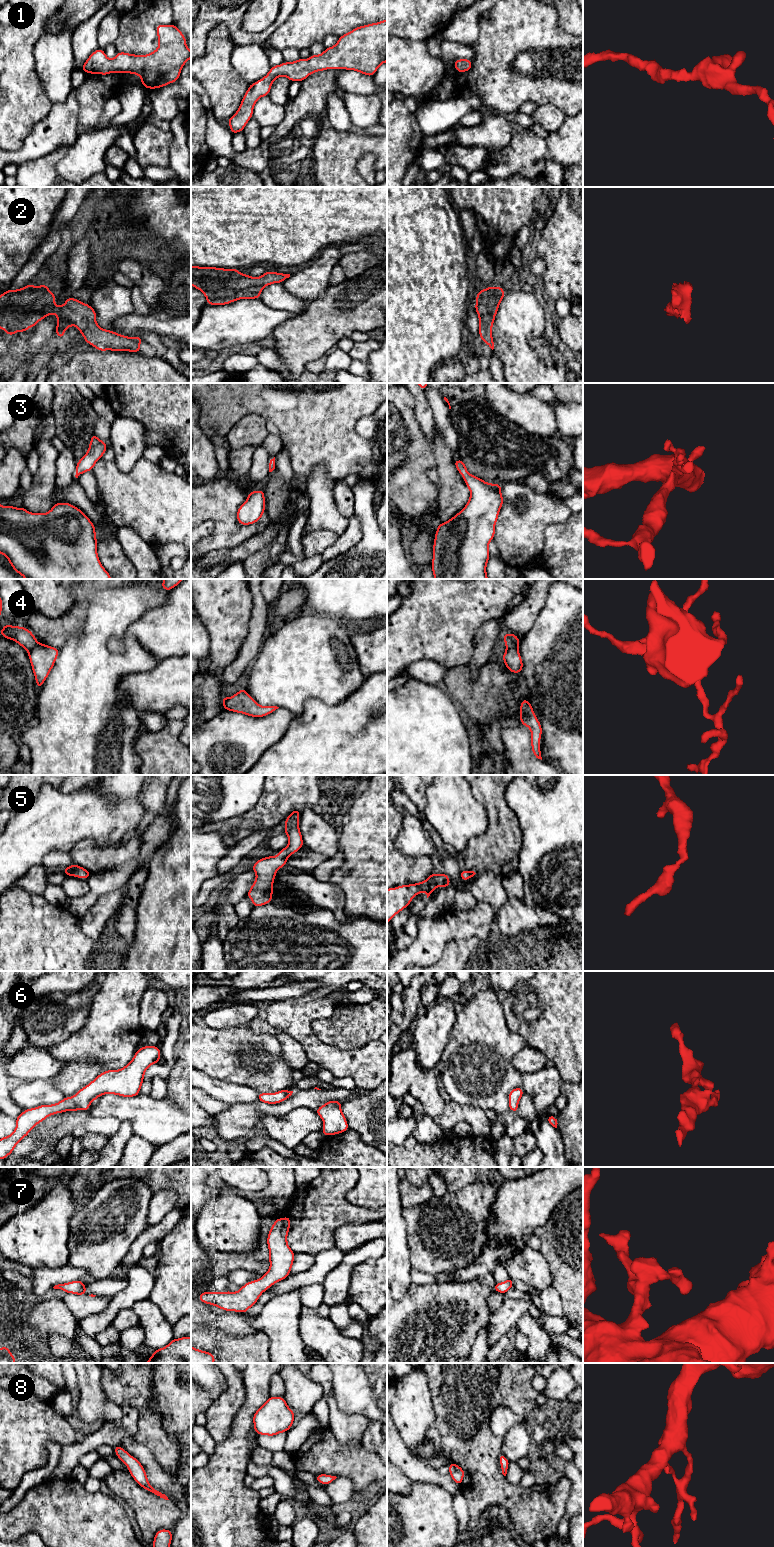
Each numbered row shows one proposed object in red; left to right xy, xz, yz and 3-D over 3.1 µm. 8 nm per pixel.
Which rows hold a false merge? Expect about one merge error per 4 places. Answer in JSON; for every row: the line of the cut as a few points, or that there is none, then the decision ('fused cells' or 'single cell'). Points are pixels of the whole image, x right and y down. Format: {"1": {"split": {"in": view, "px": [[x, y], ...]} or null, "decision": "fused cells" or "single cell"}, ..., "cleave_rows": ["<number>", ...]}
{"1": {"split": null, "decision": "single cell"}, "2": {"split": null, "decision": "single cell"}, "3": {"split": null, "decision": "single cell"}, "4": {"split": {"in": "yz", "px": [[517, 646], [506, 649]]}, "decision": "fused cells"}, "5": {"split": null, "decision": "single cell"}, "6": {"split": null, "decision": "single cell"}, "7": {"split": null, "decision": "single cell"}, "8": {"split": null, "decision": "single cell"}, "cleave_rows": ["4"]}

